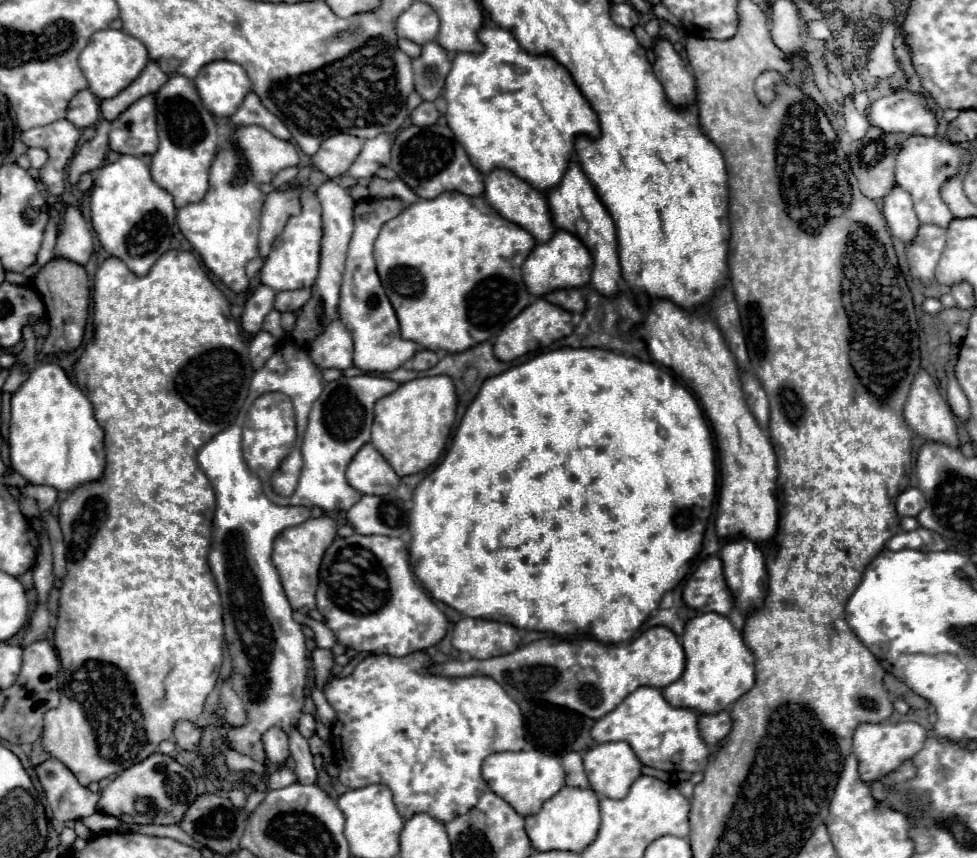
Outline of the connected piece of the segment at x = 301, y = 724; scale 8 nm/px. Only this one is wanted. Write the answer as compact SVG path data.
M302 714L298 720L298 730L302 732L304 738L310 738L316 730L316 718L312 714Z

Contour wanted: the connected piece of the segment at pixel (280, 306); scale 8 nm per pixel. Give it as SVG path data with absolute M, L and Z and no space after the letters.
M300 288L290 292L278 292L274 308L278 312L296 312L312 298L312 288Z

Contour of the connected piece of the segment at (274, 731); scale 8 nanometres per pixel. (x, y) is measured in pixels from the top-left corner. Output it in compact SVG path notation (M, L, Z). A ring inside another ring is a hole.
M270 728L268 732L264 732L262 736L262 744L264 744L264 752L268 756L270 762L274 764L284 764L290 758L290 750L288 750L288 734L282 728Z

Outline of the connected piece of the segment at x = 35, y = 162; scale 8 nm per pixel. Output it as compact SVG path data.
M28 148L26 156L30 158L32 168L42 168L46 164L46 160L48 160L48 154L42 148Z

